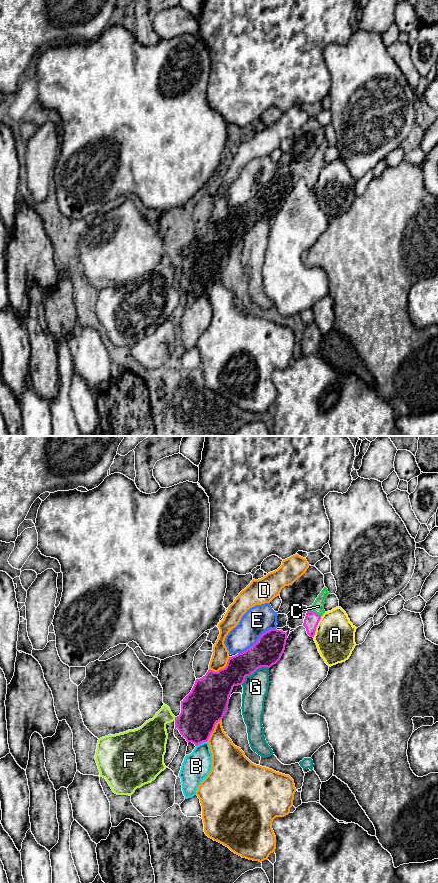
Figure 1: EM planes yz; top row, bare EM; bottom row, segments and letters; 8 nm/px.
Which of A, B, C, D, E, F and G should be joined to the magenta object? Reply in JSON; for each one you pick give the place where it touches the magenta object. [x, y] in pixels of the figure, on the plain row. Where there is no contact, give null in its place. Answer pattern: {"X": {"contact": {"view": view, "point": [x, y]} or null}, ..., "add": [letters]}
{"C": {"contact": {"view": "yz", "point": [314, 164]}}, "add": ["C"]}

